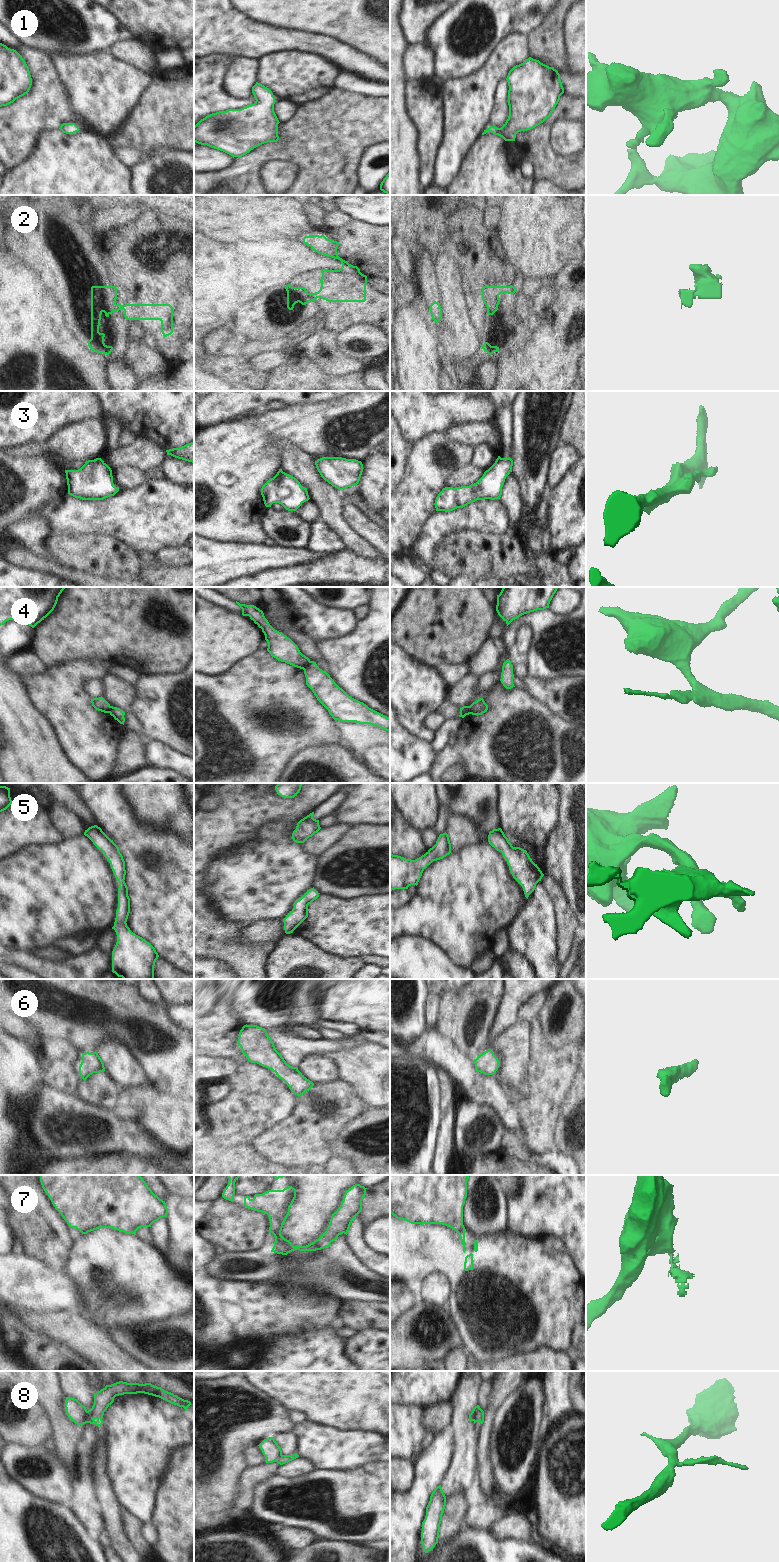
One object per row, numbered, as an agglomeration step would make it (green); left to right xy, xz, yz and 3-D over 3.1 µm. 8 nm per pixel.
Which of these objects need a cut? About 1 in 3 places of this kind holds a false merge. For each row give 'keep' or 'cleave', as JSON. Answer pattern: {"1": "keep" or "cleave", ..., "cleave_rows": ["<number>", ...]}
{"1": "keep", "2": "cleave", "3": "keep", "4": "cleave", "5": "keep", "6": "keep", "7": "cleave", "8": "cleave", "cleave_rows": ["2", "4", "7", "8"]}

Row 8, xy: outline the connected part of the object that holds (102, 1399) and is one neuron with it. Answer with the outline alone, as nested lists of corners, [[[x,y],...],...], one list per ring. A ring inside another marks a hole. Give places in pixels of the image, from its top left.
[[[123,1381],[116,1382],[111,1385],[106,1385],[103,1389],[94,1394],[94,1404],[90,1410],[87,1411],[85,1419],[78,1425],[86,1423],[101,1426],[103,1424],[103,1415],[107,1408],[114,1402],[114,1398],[124,1394],[144,1393],[159,1397],[171,1404],[183,1407],[186,1411],[191,1405],[191,1402],[184,1400],[171,1392],[165,1391],[161,1387],[152,1385],[151,1383],[127,1383]]]

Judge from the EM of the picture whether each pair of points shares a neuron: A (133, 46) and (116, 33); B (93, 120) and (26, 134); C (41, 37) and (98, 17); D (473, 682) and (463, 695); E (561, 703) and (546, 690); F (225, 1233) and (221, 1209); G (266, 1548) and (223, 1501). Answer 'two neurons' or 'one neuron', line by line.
A: two neurons
B: two neurons
C: one neuron
D: one neuron
E: one neuron
F: one neuron
G: two neurons

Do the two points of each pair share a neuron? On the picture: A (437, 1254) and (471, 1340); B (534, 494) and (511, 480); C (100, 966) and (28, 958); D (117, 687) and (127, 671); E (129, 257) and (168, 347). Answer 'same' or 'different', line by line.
A: same
B: different
C: same
D: different
E: same

